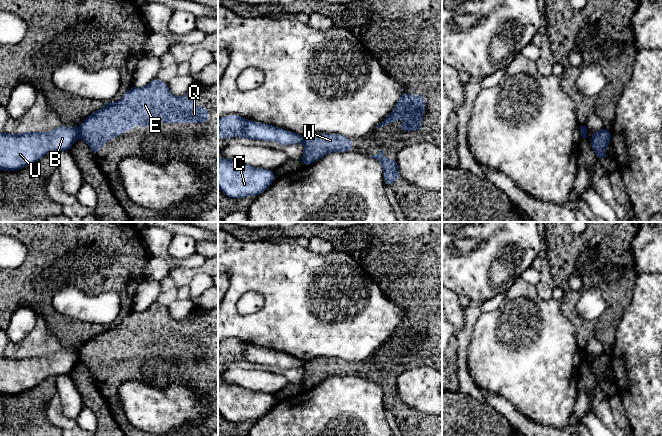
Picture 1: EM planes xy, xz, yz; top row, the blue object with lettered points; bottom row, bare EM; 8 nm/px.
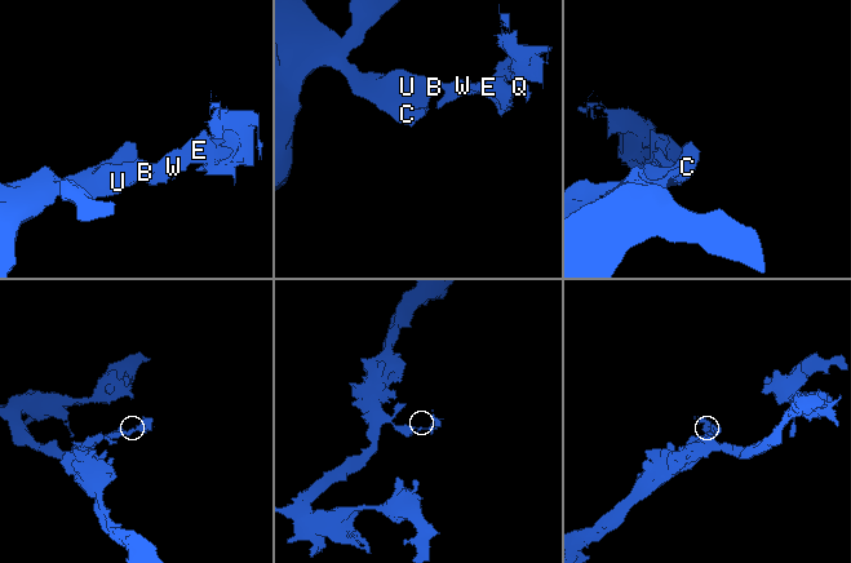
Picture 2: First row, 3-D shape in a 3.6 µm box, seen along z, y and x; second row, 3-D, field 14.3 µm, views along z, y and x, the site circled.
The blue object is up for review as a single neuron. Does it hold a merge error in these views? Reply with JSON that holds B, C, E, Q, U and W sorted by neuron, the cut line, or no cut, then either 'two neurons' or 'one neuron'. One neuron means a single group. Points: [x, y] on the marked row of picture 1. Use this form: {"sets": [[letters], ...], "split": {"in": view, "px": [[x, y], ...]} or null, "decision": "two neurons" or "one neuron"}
{"sets": [["B", "C", "U"], ["E", "Q", "W"]], "split": {"in": "xy", "px": [[78, 129], [80, 137]]}, "decision": "two neurons"}

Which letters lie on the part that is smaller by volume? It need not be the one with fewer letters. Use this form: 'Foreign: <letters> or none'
Foreign: E, Q, W

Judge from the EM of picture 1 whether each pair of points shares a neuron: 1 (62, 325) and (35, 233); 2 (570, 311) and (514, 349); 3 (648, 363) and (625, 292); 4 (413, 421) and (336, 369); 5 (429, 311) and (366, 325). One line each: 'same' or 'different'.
1: same
2: different
3: different
4: same
5: different

